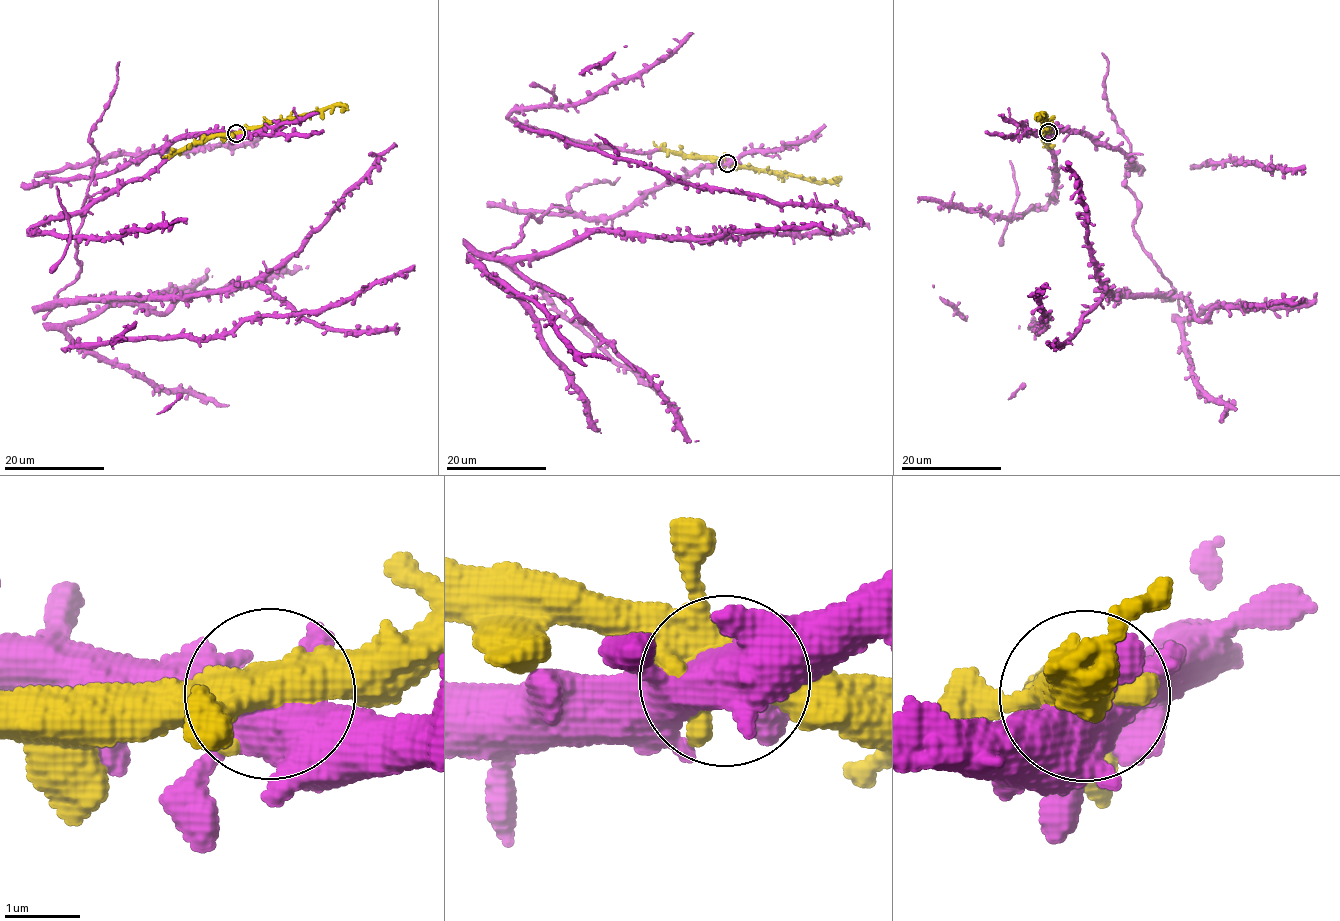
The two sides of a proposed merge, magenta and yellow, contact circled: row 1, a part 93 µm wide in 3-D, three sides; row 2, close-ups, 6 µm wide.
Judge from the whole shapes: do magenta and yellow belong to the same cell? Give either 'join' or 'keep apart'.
join

